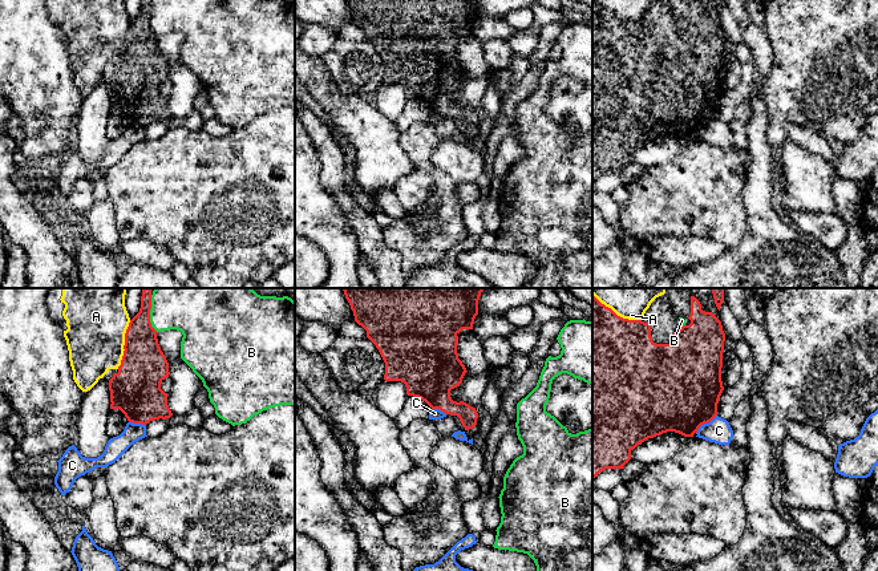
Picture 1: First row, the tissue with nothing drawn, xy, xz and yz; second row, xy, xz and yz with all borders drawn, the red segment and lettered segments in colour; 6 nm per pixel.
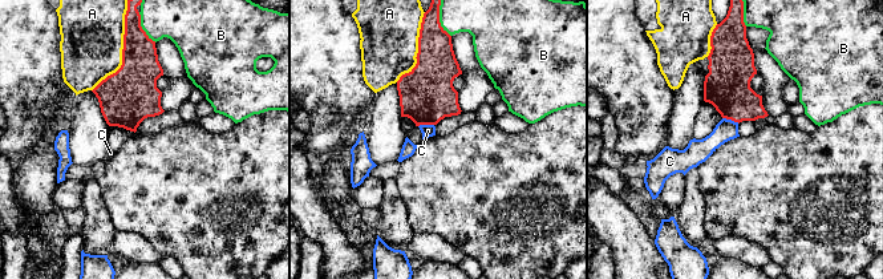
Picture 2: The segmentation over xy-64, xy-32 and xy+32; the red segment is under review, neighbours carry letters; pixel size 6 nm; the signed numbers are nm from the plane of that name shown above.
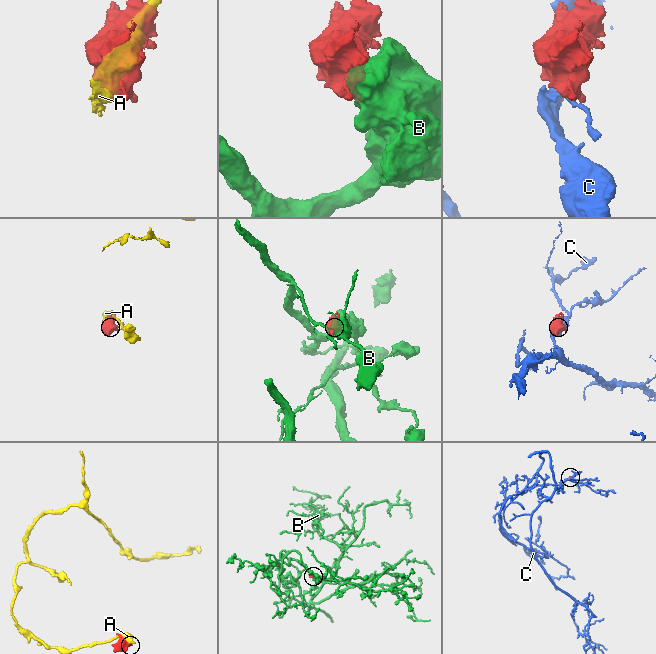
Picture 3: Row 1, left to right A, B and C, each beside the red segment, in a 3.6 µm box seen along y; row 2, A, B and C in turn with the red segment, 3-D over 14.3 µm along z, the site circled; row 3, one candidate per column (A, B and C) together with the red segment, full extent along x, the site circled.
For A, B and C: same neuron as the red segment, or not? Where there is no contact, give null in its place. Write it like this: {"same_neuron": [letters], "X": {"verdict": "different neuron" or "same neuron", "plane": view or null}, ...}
{"same_neuron": [], "A": {"verdict": "different neuron", "plane": "xy"}, "B": {"verdict": "different neuron", "plane": "xy"}, "C": {"verdict": "different neuron", "plane": "yz"}}

